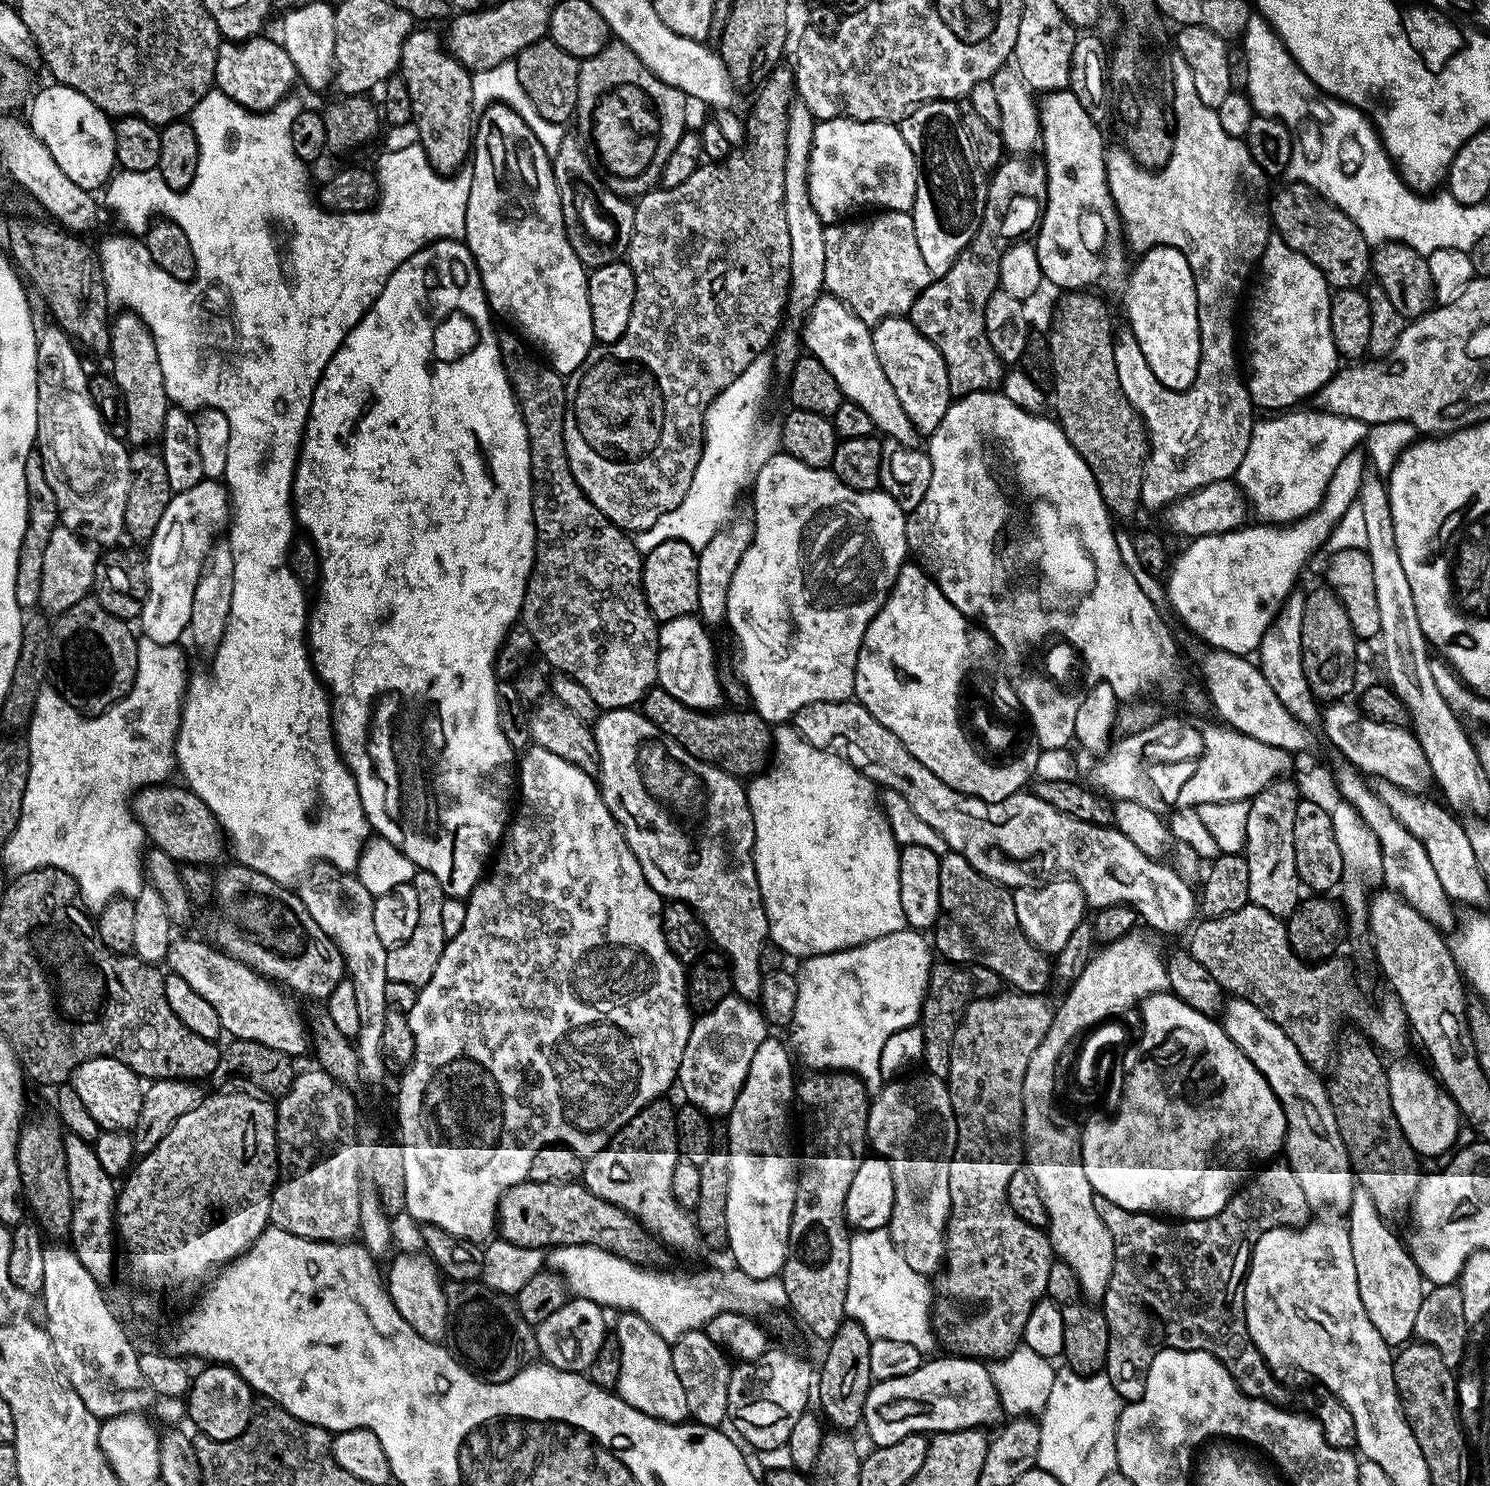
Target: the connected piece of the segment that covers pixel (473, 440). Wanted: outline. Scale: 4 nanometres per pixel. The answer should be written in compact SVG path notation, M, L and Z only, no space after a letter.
M436 240L436 241L434 241L434 243L432 243L432 244L428 244L428 245L426 245L426 246L425 246L425 248L419 248L419 250L417 250L417 252L416 252L416 253L414 253L414 254L413 254L413 255L412 255L412 257L411 257L411 258L409 258L409 259L408 259L408 260L407 260L407 261L406 261L406 262L402 262L402 266L398 266L398 270L394 270L394 274L390 274L390 278L389 278L389 279L388 279L388 281L386 281L386 283L384 283L384 289L383 289L383 290L382 290L382 294L378 294L378 298L377 298L377 299L376 299L376 300L375 300L375 301L374 301L374 303L373 303L373 304L372 304L372 308L371 308L371 310L369 310L369 311L368 311L368 312L367 312L367 314L365 314L365 316L364 316L364 317L362 317L362 319L361 319L361 320L360 320L360 321L359 321L359 322L358 322L358 326L354 326L354 327L353 327L353 328L351 328L351 329L350 329L350 330L349 330L349 332L348 332L348 337L346 337L346 338L345 338L345 340L344 340L344 344L343 344L343 345L342 345L342 346L341 346L341 347L340 347L340 348L339 348L339 350L337 350L337 351L336 351L336 353L334 353L334 355L333 355L333 356L332 356L332 357L331 357L331 358L330 358L330 362L329 362L329 363L328 363L328 365L327 365L327 366L326 366L326 370L325 370L325 371L324 371L324 373L322 373L322 374L321 374L321 375L320 375L320 380L319 380L319 382L317 382L317 383L316 383L316 389L315 389L315 390L314 390L314 398L313 398L313 399L312 399L312 401L311 401L311 402L310 402L310 414L309 414L309 415L308 415L308 421L307 421L307 422L306 422L306 426L305 426L305 427L304 427L304 440L303 440L303 441L302 441L302 443L301 443L301 444L300 444L300 457L298 457L298 459L296 459L296 473L295 473L295 474L294 474L294 478L293 478L293 479L292 479L292 510L293 510L293 513L294 513L294 520L295 520L295 523L296 523L296 524L297 524L297 525L299 525L299 527L300 527L300 524L301 524L301 526L302 526L302 527L304 527L304 528L305 528L305 530L306 530L306 531L308 531L308 536L309 536L309 537L308 537L308 536L307 536L307 539L308 539L308 540L309 540L309 541L310 541L310 543L311 543L311 545L312 545L312 547L313 547L313 548L315 548L315 549L316 549L316 551L317 551L317 553L318 553L318 559L319 559L319 562L320 562L320 578L319 578L319 581L318 581L318 589L319 589L319 588L320 588L320 593L318 593L318 594L317 594L317 596L316 596L316 600L315 600L315 596L314 596L314 603L313 603L313 604L312 604L312 605L311 605L311 608L310 608L310 615L309 615L309 617L308 617L308 630L307 630L307 633L306 633L306 639L307 639L307 641L308 641L308 654L309 654L309 656L311 656L311 658L312 658L312 666L313 666L313 668L315 668L315 670L316 670L316 675L317 675L317 676L319 676L319 678L320 678L320 683L321 683L321 684L323 684L323 685L324 685L324 687L325 687L325 688L327 688L327 690L328 690L328 695L329 695L329 697L330 697L330 699L331 699L331 701L332 701L332 732L333 732L333 734L335 734L335 736L336 736L336 746L337 746L337 748L339 748L339 750L340 750L340 757L342 757L342 758L343 758L343 759L344 759L344 765L345 765L345 766L347 766L347 768L349 768L349 769L350 769L350 771L351 771L351 772L352 772L352 777L354 777L354 778L355 778L355 779L356 779L356 785L357 785L357 786L358 786L358 794L359 794L359 795L360 795L360 797L361 797L361 798L362 798L362 810L363 810L363 811L364 811L364 813L365 813L365 814L366 814L366 818L367 818L367 819L368 819L368 823L369 823L369 825L370 825L370 828L371 828L371 831L372 831L372 832L373 832L373 833L375 833L375 835L377 835L377 836L381 836L381 837L382 837L382 838L386 838L386 839L387 839L387 840L389 840L389 841L390 841L390 842L394 842L394 846L398 846L398 850L402 850L402 854L406 854L406 858L410 858L410 862L414 862L414 863L415 863L415 864L416 864L416 867L417 867L417 869L419 869L419 871L421 871L421 872L429 872L429 873L430 873L430 874L434 874L434 878L438 878L438 882L442 882L442 886L443 886L443 887L444 887L444 894L445 894L445 897L448 897L448 898L451 898L451 899L453 899L453 900L464 900L464 899L465 899L465 898L467 898L467 897L468 897L468 896L469 896L469 895L471 895L471 893L472 893L472 891L473 891L473 890L474 890L474 886L475 886L475 885L476 885L476 884L477 884L477 882L479 882L479 880L480 880L480 879L482 879L482 877L483 877L483 876L484 876L484 875L485 875L485 872L486 872L486 869L487 869L487 868L488 868L488 867L489 867L489 864L490 864L490 857L491 857L491 856L492 856L492 855L493 855L493 853L495 853L495 852L496 852L496 851L497 851L497 848L498 848L498 845L499 845L499 844L500 844L500 843L501 843L501 841L503 841L503 839L504 839L504 833L505 833L505 832L507 832L507 830L508 830L508 826L509 826L509 823L510 823L510 817L511 817L511 816L512 816L512 815L513 815L513 812L514 812L514 797L515 797L515 796L516 796L516 795L517 795L517 792L518 792L518 776L517 776L517 773L516 773L516 772L515 772L515 771L514 771L514 750L513 750L513 748L512 748L512 747L511 747L511 746L510 746L510 742L509 742L509 741L508 741L508 739L507 739L507 738L506 738L506 734L502 734L502 726L501 726L501 725L500 725L500 719L499 719L499 718L498 718L498 698L497 698L497 697L496 697L496 686L497 686L497 683L498 683L498 677L497 677L497 675L496 675L496 655L497 655L497 654L498 654L498 650L499 650L499 649L500 649L500 647L501 647L501 646L502 646L502 642L503 642L503 641L504 641L504 639L505 639L505 638L506 638L506 634L507 634L507 633L508 633L508 632L509 632L509 631L510 631L510 629L512 629L512 627L513 627L513 626L514 626L514 625L515 625L515 624L516 624L516 623L517 623L517 621L519 621L519 620L520 620L520 607L521 607L521 606L522 606L522 602L523 602L523 601L524 601L524 595L525 595L525 594L526 594L526 586L527 586L527 585L528 585L528 575L530 575L530 574L531 574L531 572L532 572L532 559L533 559L533 558L534 558L534 557L536 557L536 527L535 527L535 526L534 526L534 522L533 522L533 521L532 521L532 467L531 467L531 466L530 466L530 446L529 446L529 445L528 445L528 435L527 435L527 434L526 434L526 426L525 426L525 425L524 425L524 419L523 419L523 418L522 418L522 414L521 414L521 413L520 413L520 407L519 407L519 406L517 406L517 405L516 405L516 395L515 395L515 394L513 394L513 392L512 392L512 384L511 384L511 383L510 383L510 382L509 382L509 380L508 380L508 375L507 375L507 374L506 374L506 370L505 370L505 369L504 369L504 367L503 367L503 366L502 366L502 358L501 358L501 357L500 357L500 351L499 351L499 350L498 350L498 328L495 328L495 326L494 326L494 325L492 325L492 319L494 319L494 313L493 313L493 311L492 311L492 309L491 309L491 308L489 308L489 307L488 307L488 296L487 296L487 294L486 294L486 293L484 293L484 287L483 287L483 286L482 286L482 282L481 282L481 281L480 281L480 275L479 275L479 274L478 274L478 266L477 266L477 265L476 265L476 263L475 263L475 262L474 262L474 258L473 258L473 257L472 257L472 255L471 255L471 254L470 254L470 250L469 250L469 249L468 249L468 245L467 245L467 244L465 244L465 243L463 243L463 242L461 242L461 241L458 241L458 240Z

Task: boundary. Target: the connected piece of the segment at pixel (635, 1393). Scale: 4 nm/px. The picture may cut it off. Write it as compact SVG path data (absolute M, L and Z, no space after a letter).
M620 1312L617 1315L616 1332L614 1339L620 1347L620 1361L622 1370L616 1383L618 1394L634 1410L642 1410L655 1420L670 1422L671 1424L683 1424L689 1419L688 1407L686 1406L686 1394L682 1391L682 1382L678 1382L678 1374L674 1370L672 1361L672 1344L663 1340L642 1318L633 1312Z

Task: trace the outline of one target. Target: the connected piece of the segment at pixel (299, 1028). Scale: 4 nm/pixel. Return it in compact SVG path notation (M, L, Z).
M173 939L166 959L167 971L183 978L201 998L206 998L206 1002L214 1006L220 1027L227 1035L229 1032L229 1037L260 1042L291 1058L298 1058L304 1051L309 1051L310 1028L299 1006L287 1000L283 996L285 993L259 972L208 944L198 940Z

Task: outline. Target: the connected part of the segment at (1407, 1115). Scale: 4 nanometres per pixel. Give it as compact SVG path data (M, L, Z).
M1400 1060L1397 1064L1387 1065L1390 1102L1394 1106L1394 1114L1398 1122L1405 1126L1420 1124L1422 1143L1436 1144L1438 1151L1451 1153L1452 1143L1460 1132L1462 1117L1456 1109L1456 1103L1440 1087L1440 1081L1423 1063L1421 1064L1407 1064L1406 1061Z

